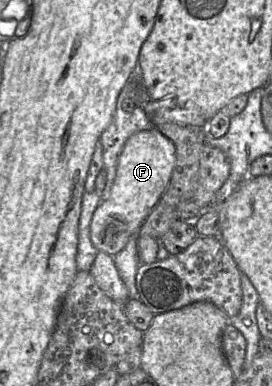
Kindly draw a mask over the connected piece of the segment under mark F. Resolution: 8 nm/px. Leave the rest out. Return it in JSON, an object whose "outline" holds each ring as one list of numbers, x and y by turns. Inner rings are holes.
{"outline":[[155,127,131,135,118,158,116,177,108,199,101,201,90,223,90,239,98,251,120,252,131,236,137,236,151,210,164,194,175,165,173,142]]}

